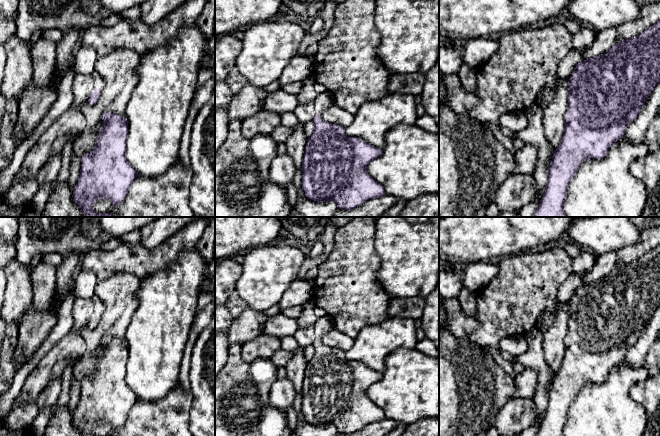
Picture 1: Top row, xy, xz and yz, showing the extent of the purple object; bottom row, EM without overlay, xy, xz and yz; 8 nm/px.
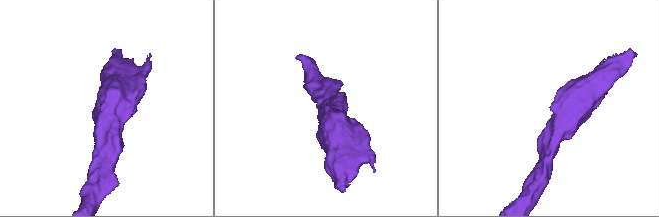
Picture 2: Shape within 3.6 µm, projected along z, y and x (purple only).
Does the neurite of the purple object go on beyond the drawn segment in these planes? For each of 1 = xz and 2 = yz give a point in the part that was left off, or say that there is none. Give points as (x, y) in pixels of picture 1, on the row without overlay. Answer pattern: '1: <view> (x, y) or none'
1: xz (323, 324)
2: yz (546, 319)

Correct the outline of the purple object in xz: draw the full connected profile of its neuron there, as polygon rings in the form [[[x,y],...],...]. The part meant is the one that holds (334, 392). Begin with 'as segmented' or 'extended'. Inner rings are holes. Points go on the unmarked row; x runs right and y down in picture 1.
extended; [[[318,317],[314,323],[316,340],[313,343],[314,356],[308,361],[302,383],[302,412],[305,420],[316,426],[334,425],[342,434],[352,434],[369,423],[386,418],[382,409],[367,396],[367,389],[382,379],[379,373],[357,361],[348,361],[344,351],[331,348],[321,342],[321,337],[333,328],[330,318]]]

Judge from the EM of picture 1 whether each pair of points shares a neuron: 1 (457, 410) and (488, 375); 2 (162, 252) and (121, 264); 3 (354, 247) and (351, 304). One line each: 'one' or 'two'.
1: one
2: one
3: one

